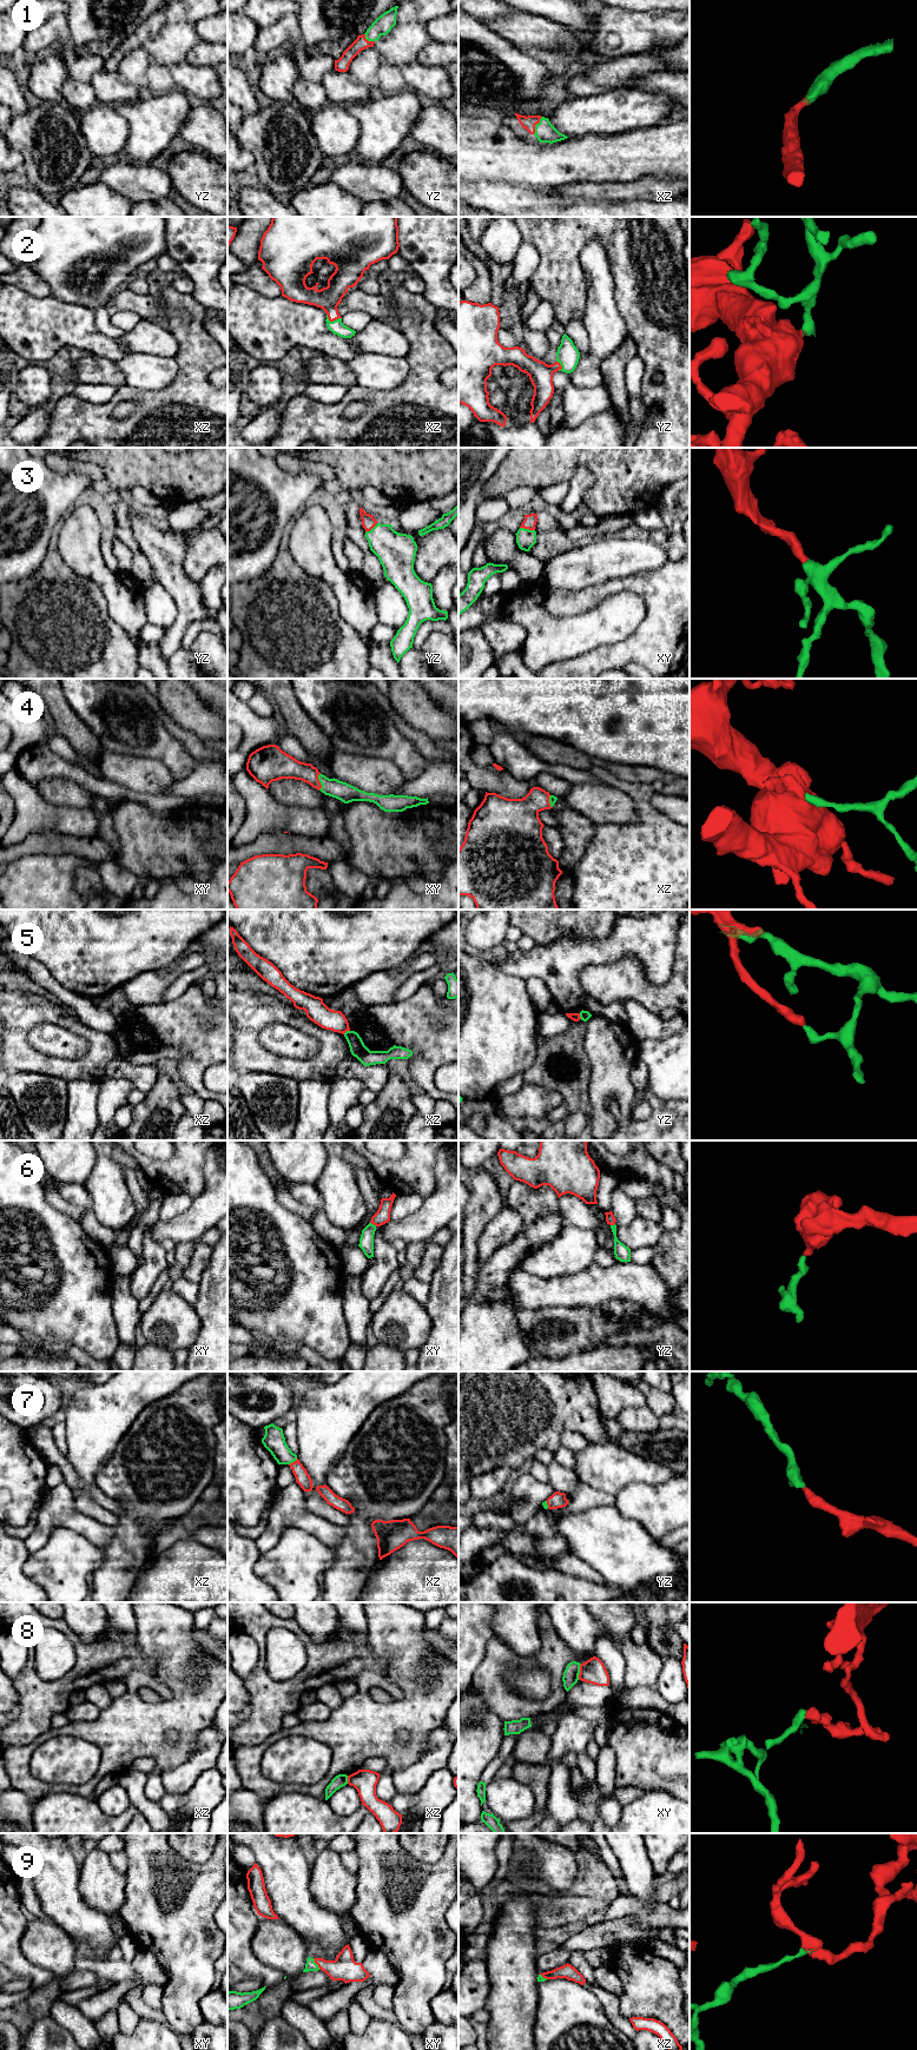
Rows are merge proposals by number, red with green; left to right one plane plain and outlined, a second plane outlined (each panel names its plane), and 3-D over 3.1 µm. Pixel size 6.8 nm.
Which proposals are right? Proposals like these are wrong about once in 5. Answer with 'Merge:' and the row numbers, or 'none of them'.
Merge: 1, 2, 3, 4, 6, 7, 9

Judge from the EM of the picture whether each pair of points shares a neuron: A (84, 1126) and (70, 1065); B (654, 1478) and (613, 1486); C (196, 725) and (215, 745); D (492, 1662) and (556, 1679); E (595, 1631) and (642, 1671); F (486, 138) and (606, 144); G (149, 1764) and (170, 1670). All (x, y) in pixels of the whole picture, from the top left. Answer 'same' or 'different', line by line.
A: different
B: same
C: different
D: same
E: different
F: same
G: different

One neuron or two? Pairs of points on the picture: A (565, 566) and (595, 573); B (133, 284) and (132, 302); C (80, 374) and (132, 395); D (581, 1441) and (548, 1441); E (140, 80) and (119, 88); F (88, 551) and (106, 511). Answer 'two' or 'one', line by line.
A: one
B: two
C: two
D: two
E: two
F: two

